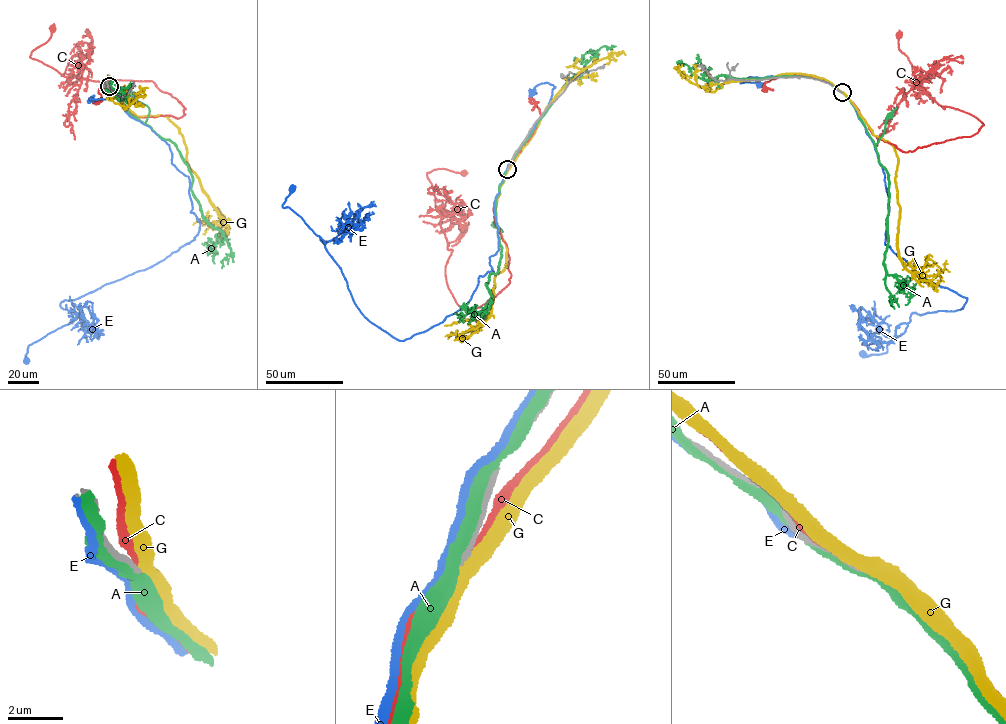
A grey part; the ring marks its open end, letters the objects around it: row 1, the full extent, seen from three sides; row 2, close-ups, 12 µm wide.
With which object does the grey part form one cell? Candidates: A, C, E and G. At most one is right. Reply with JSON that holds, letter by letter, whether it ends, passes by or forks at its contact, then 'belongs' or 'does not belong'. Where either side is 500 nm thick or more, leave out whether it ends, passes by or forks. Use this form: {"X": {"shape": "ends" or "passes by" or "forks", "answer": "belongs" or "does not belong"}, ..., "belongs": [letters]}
{"A": {"shape": "passes by", "answer": "does not belong"}, "C": {"shape": "passes by", "answer": "does not belong"}, "E": {"shape": "passes by", "answer": "does not belong"}, "G": {"shape": "passes by", "answer": "does not belong"}, "belongs": []}

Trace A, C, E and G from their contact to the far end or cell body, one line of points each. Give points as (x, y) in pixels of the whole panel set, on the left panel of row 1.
A: (109, 85), (125, 109), (145, 124), (149, 108), (132, 94)
C: (109, 86), (136, 117), (185, 115), (177, 100), (152, 81), (69, 79), (32, 58), (51, 29)
E: (109, 86), (188, 177), (198, 232), (156, 264), (60, 302), (72, 322), (28, 346), (26, 360)
G: (109, 86), (136, 116), (163, 115), (178, 127), (186, 146), (189, 167), (228, 226), (212, 228), (207, 212)

